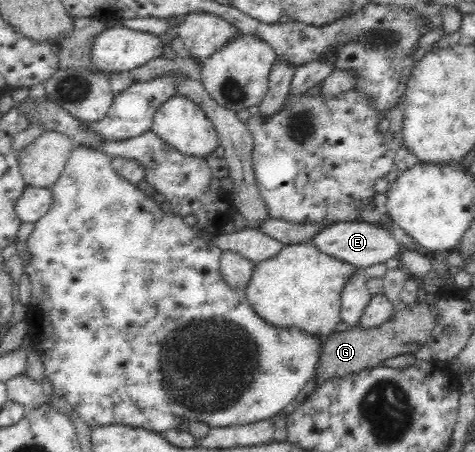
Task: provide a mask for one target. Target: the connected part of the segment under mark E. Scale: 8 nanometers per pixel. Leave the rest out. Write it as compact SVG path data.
M361 220L329 223L315 232L309 241L315 248L332 256L335 260L346 262L357 269L366 269L373 264L384 263L389 258L397 257L404 248L393 239L389 231Z

